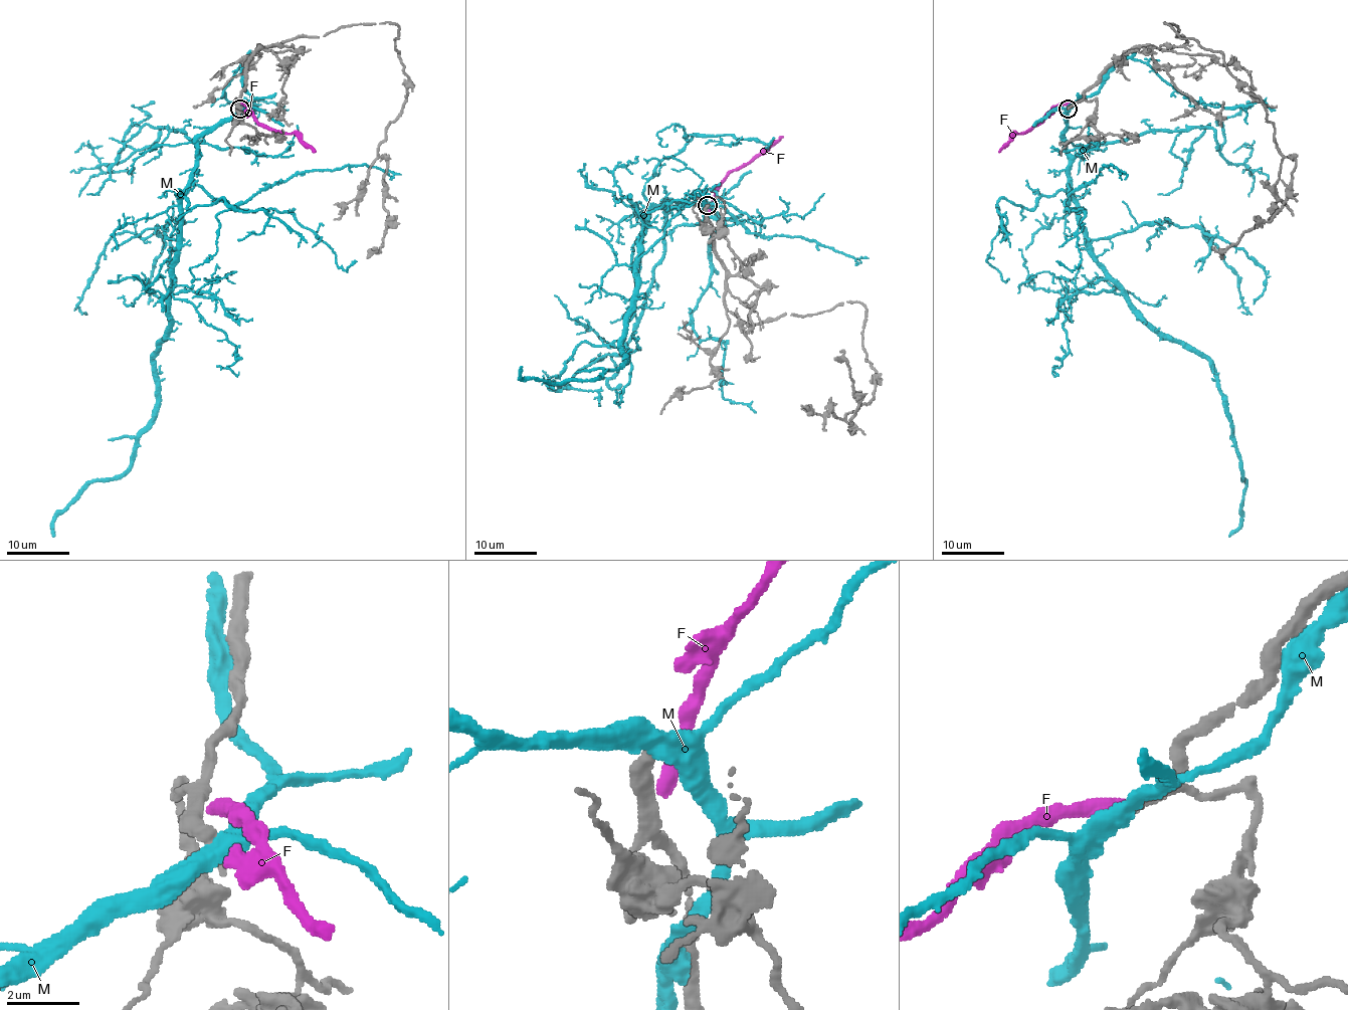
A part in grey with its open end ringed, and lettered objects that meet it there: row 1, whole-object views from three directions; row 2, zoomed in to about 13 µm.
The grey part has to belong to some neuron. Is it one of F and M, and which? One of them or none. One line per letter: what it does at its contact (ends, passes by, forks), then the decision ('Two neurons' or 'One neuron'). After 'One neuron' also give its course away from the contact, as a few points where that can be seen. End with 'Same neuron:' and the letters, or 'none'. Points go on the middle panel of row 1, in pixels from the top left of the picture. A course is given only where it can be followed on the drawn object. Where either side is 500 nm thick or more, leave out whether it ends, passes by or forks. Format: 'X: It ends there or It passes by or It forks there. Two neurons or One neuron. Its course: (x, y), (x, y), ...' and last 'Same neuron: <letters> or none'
F: It ends there. Two neurons
M: Two neurons
Same neuron: none

